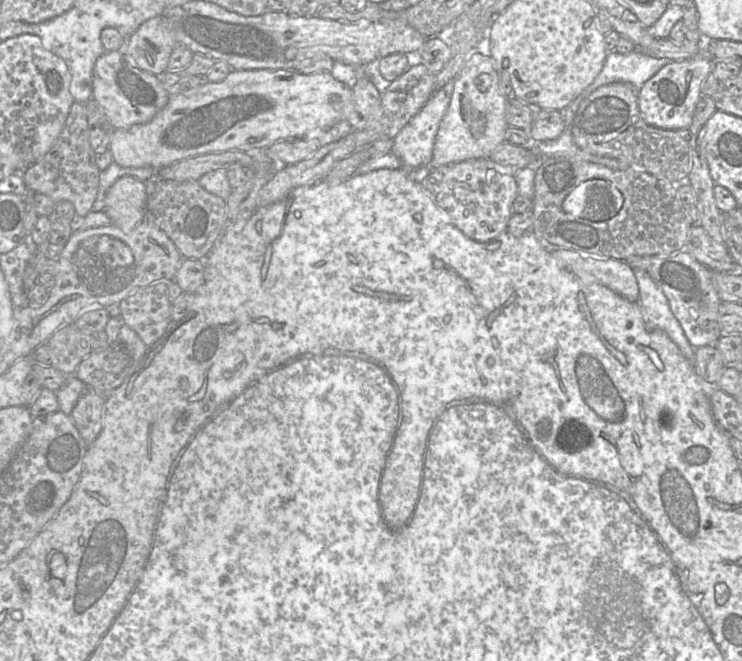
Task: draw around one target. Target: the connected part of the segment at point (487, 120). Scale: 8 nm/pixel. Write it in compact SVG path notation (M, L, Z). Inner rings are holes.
M472 52L458 75L449 107L438 128L431 162L428 166L439 168L460 161L488 158L503 142L508 127L506 102L499 85L499 74L491 56Z

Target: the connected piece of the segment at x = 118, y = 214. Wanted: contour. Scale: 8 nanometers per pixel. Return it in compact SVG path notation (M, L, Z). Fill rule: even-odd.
M123 176L109 188L104 211L113 225L131 231L146 220L146 204L145 183L133 176Z

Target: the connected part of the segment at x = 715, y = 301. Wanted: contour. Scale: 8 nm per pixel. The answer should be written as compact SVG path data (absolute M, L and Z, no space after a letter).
M686 251L670 255L630 256L624 260L632 269L646 271L663 291L671 311L694 348L715 345L721 337L718 324L720 298L712 282L712 270Z

